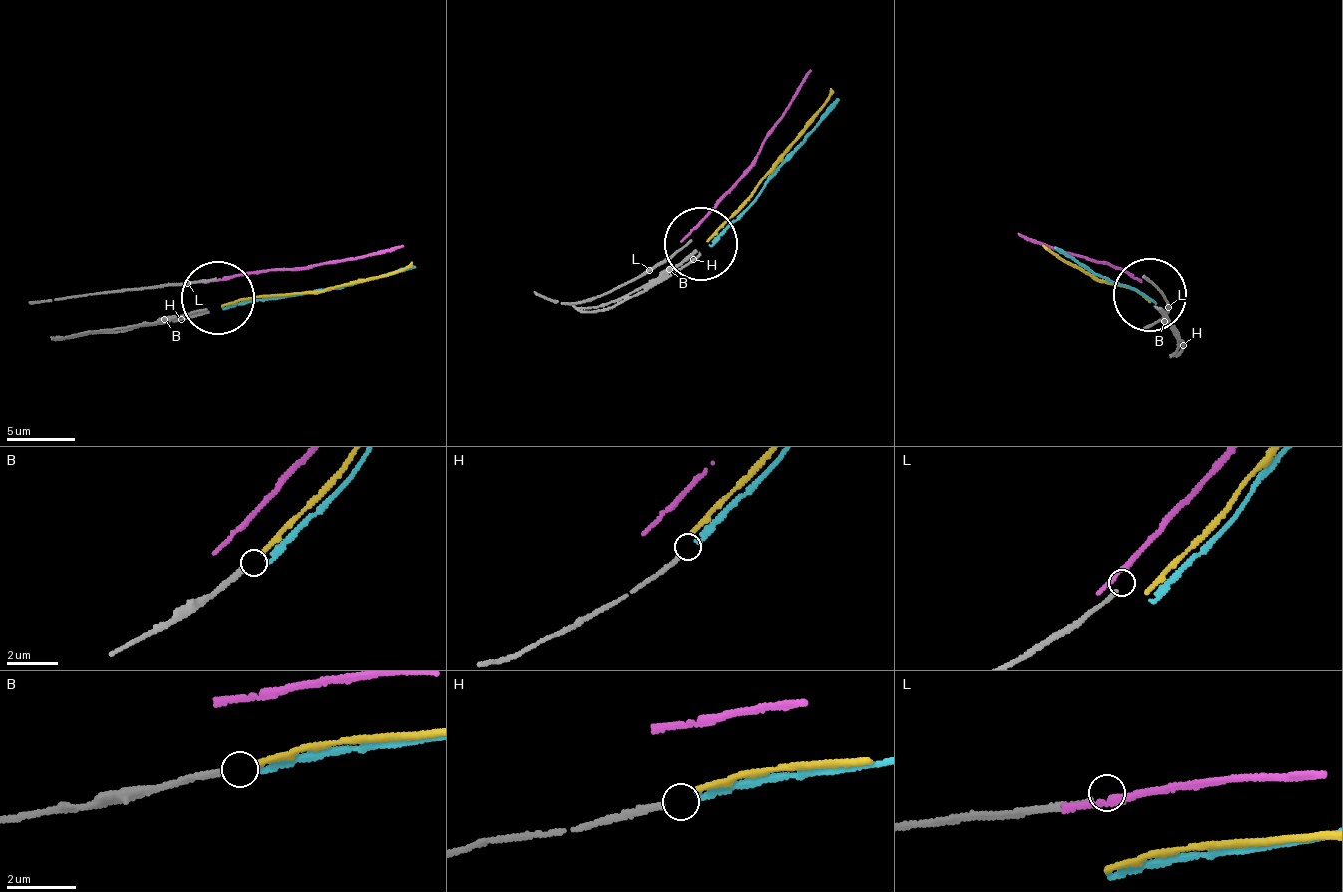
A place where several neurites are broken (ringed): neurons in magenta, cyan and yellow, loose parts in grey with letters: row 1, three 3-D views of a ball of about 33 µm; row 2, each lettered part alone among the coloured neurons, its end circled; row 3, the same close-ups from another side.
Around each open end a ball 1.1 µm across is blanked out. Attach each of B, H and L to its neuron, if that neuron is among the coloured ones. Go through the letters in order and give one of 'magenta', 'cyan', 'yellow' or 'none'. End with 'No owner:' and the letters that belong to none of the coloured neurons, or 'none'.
B: yellow
H: cyan
L: none
No owner: L

